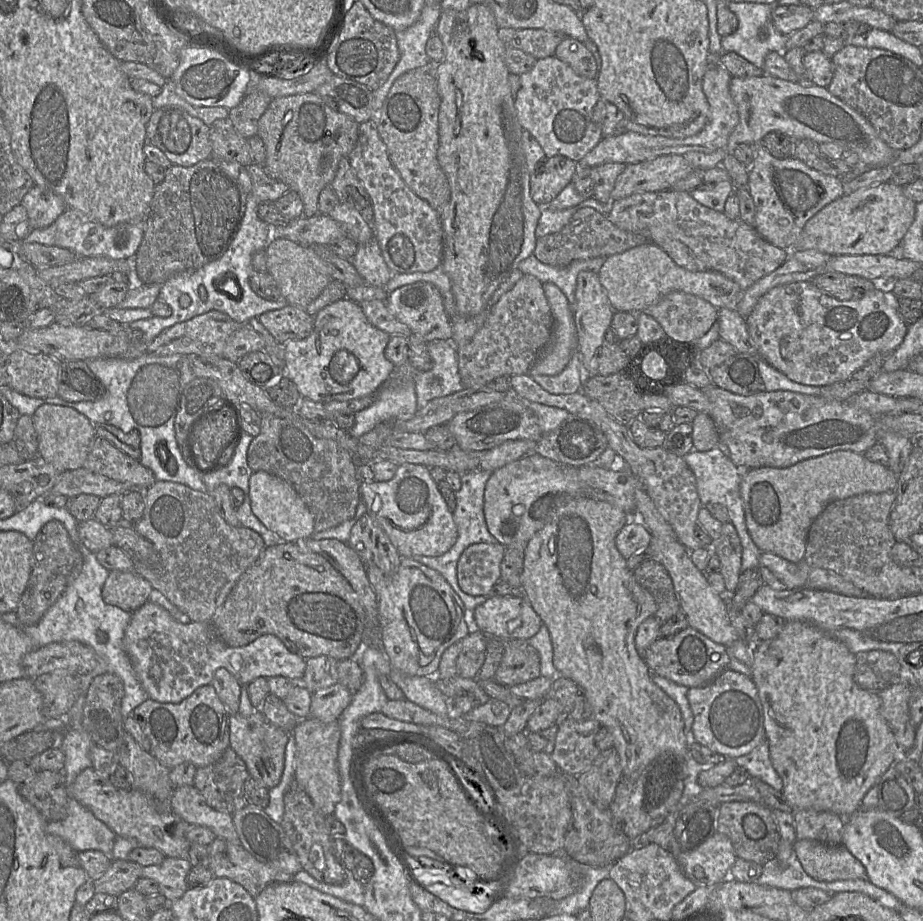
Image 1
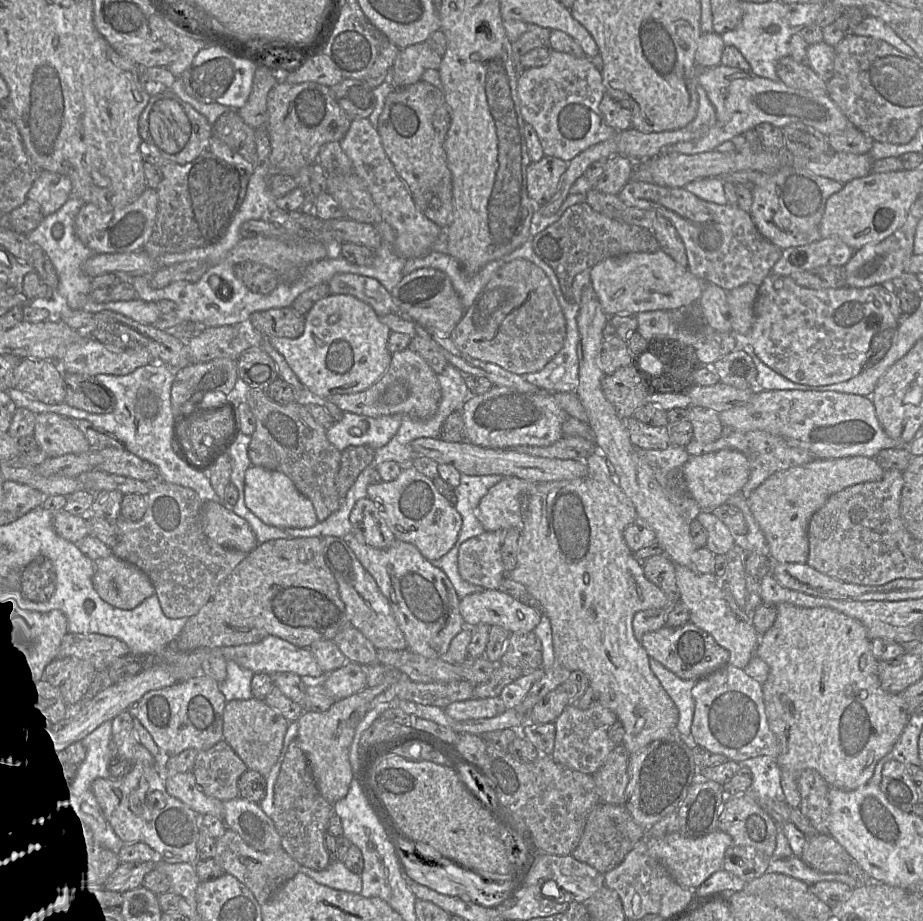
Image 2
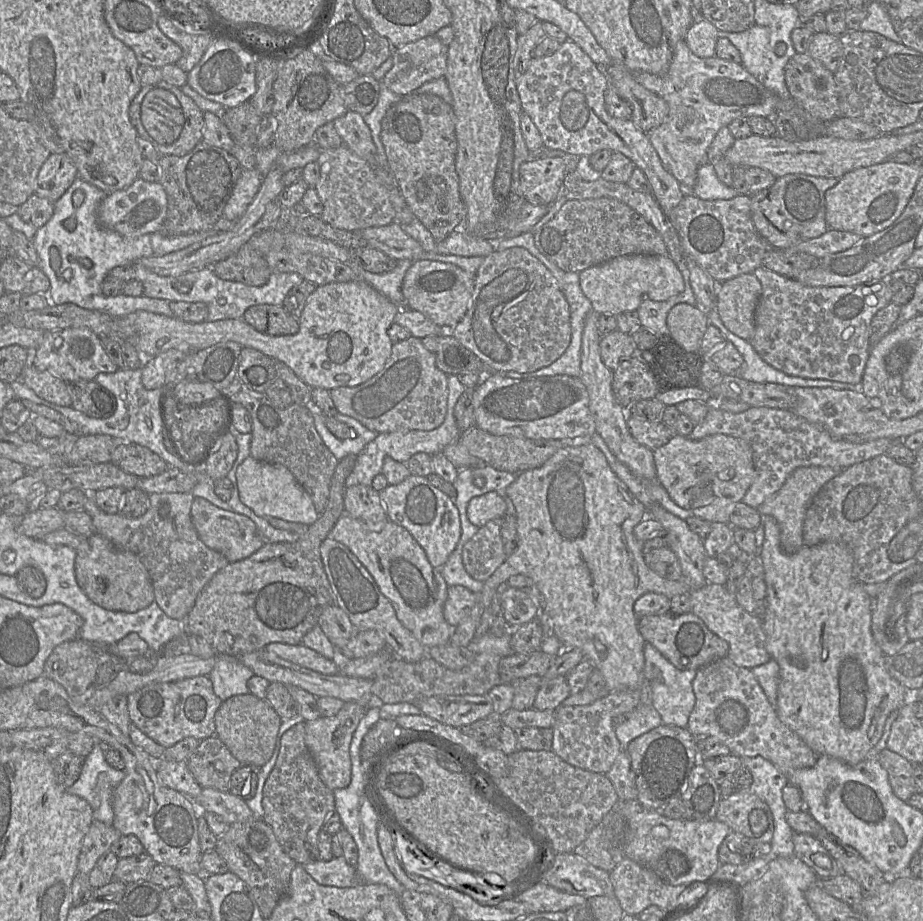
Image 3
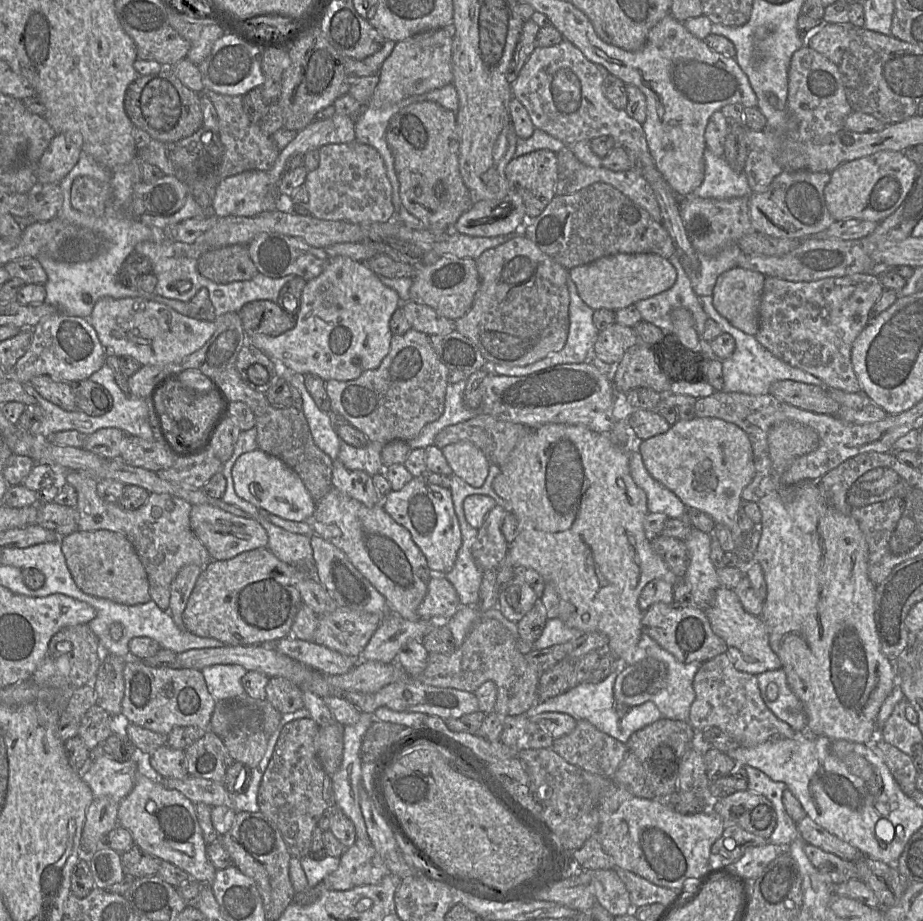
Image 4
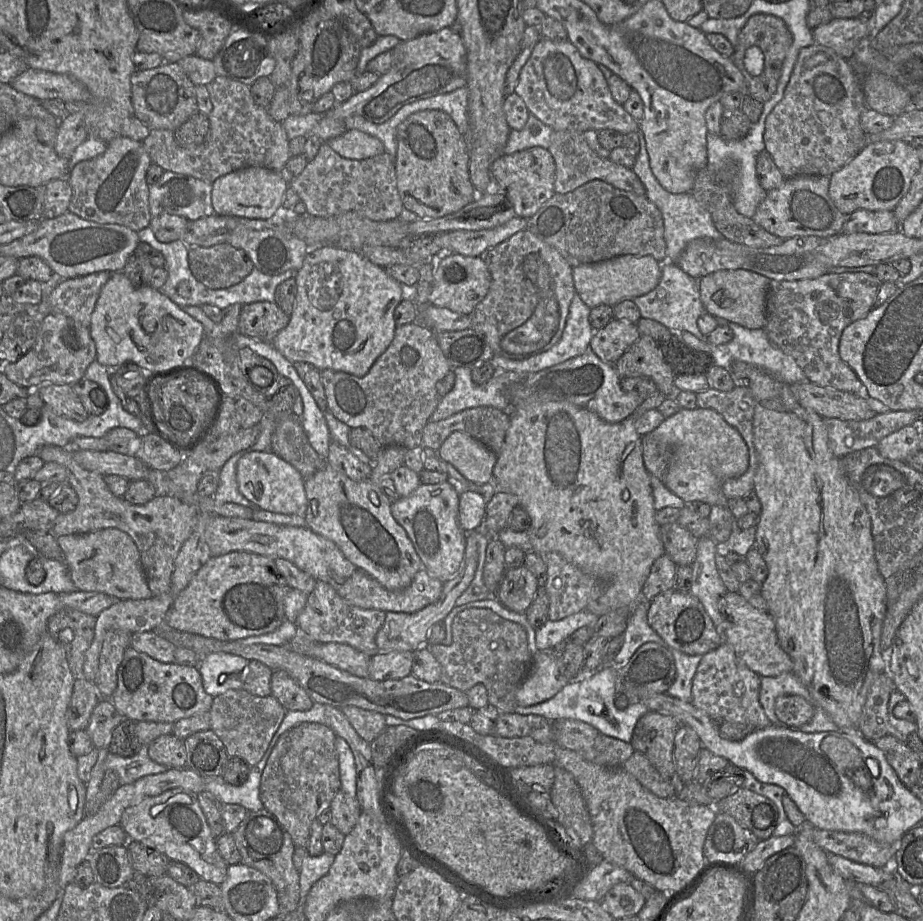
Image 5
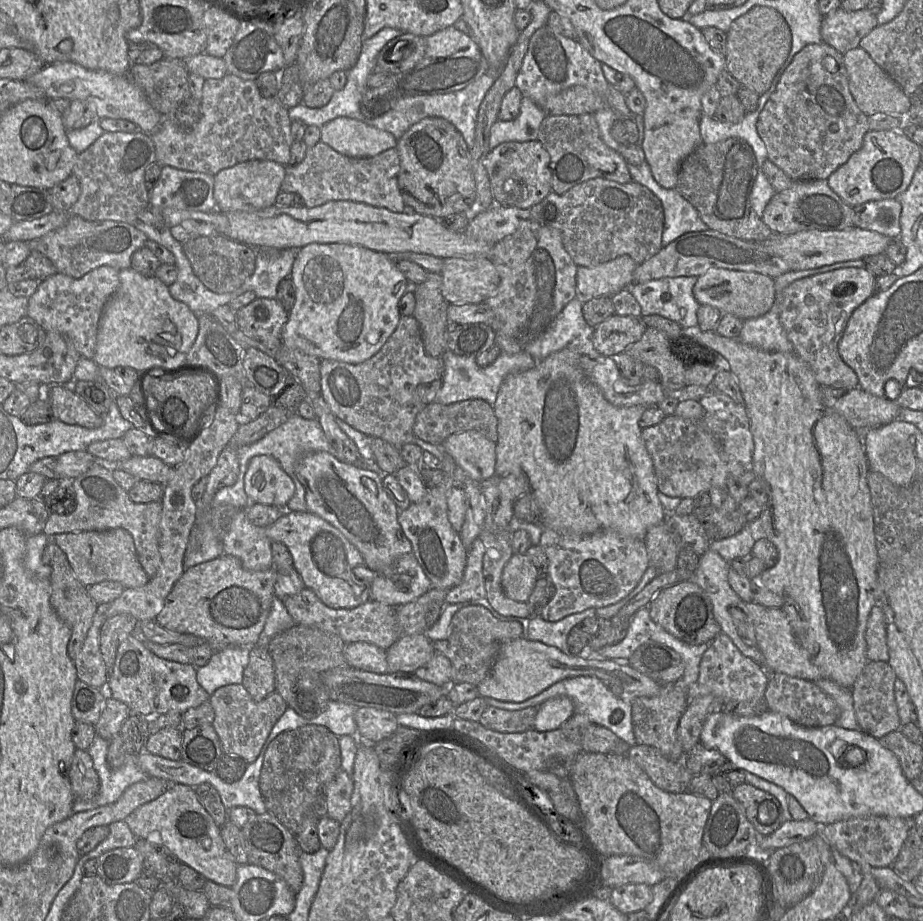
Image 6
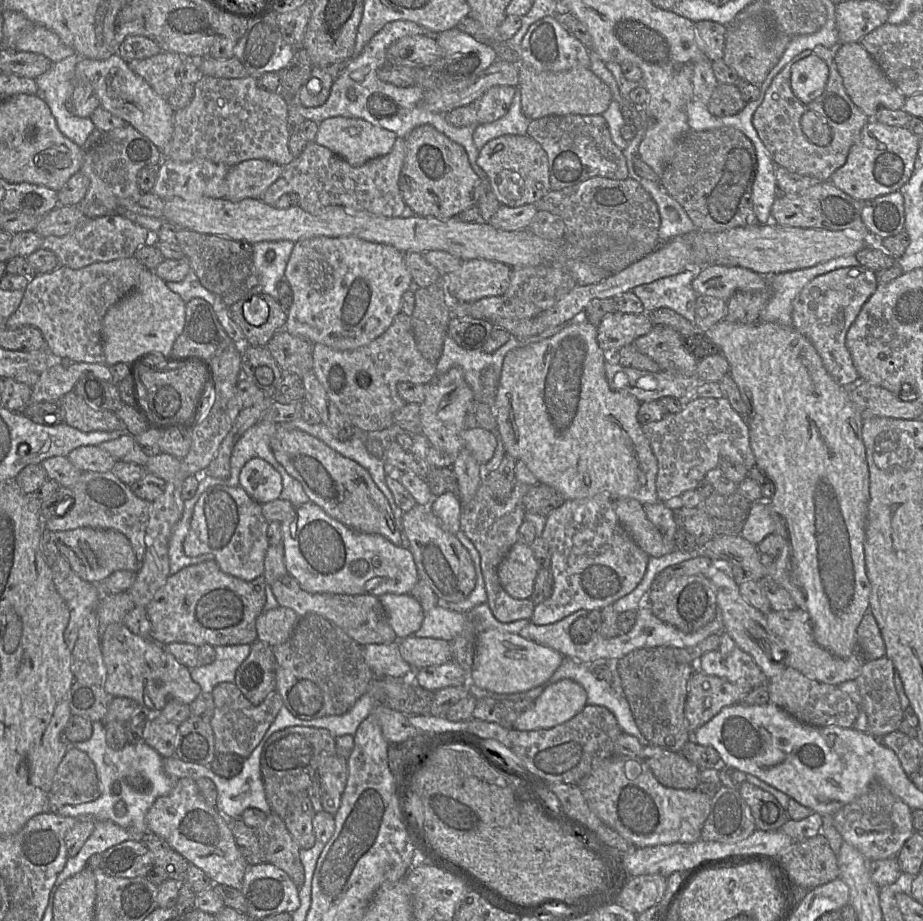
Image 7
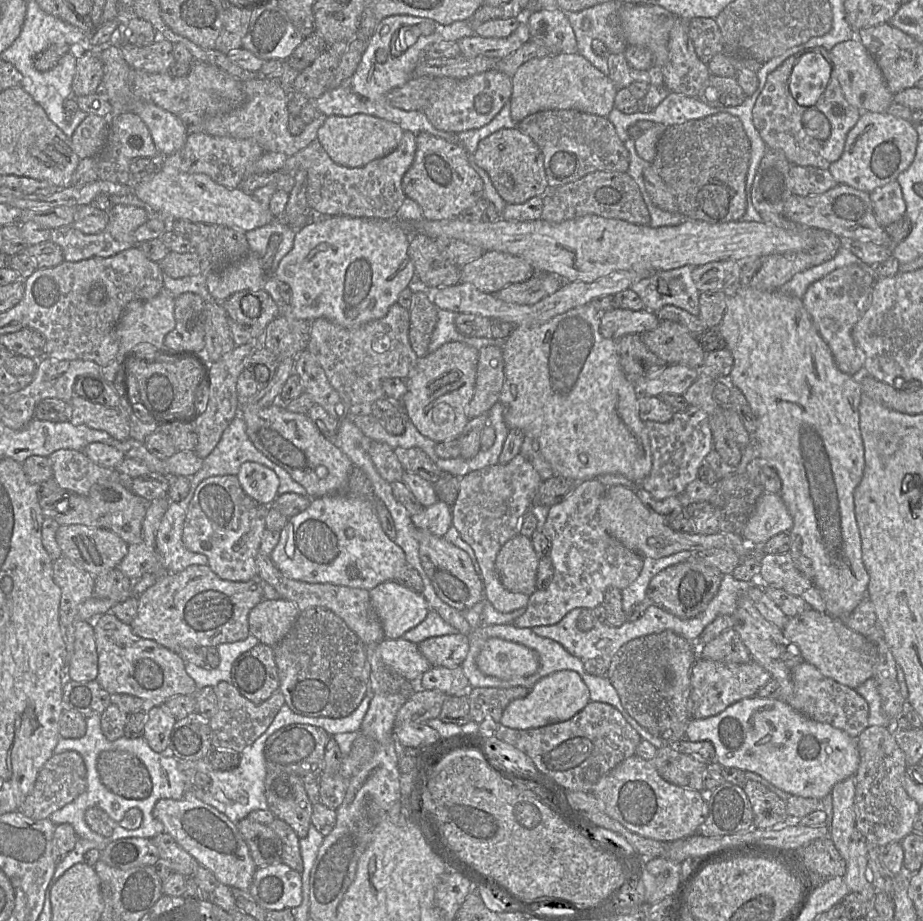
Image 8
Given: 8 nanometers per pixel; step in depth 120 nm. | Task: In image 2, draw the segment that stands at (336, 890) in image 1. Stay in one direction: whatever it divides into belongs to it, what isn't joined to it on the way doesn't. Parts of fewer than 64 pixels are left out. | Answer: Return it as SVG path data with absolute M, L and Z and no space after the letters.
M340 860L331 861L327 868L320 871L300 866L299 872L309 876L315 882L330 888L361 894L361 875L351 872Z

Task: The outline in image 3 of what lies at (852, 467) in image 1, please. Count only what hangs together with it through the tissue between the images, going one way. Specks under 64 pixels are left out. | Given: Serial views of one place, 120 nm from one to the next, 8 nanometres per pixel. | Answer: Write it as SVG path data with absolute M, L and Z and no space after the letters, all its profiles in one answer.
M822 466L799 467L789 475L779 491L757 507L761 516L772 516L778 522L780 545L785 554L794 554L804 545L802 528L808 507L820 489L842 470Z

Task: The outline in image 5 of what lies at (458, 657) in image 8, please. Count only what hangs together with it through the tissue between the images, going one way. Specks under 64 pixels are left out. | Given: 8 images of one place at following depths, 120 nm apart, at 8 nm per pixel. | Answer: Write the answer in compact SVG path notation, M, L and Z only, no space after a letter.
M392 651L371 657L368 678L376 681L401 679L412 674L414 651Z

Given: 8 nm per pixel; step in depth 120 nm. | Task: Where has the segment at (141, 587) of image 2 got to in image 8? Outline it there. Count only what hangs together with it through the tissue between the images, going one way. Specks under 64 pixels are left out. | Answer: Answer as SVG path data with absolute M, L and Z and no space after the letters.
M63 525L56 532L56 540L63 556L94 577L117 568L128 552L128 544L104 528Z

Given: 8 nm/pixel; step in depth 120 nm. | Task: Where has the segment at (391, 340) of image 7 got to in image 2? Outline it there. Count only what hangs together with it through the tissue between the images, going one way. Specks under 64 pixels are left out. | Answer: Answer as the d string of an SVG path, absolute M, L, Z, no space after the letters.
M410 348L392 354L389 368L371 387L357 393L335 394L328 398L343 412L372 418L401 414L413 419L427 420L437 412L441 401L438 375L426 361Z

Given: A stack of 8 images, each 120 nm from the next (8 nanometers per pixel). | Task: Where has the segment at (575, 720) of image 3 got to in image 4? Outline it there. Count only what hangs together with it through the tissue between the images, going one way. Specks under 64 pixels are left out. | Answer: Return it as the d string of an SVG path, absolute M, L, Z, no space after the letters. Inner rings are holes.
M647 657L635 664L628 665L617 676L614 684L616 703L639 706L666 685L667 666L664 662ZM586 720L577 721L576 727L571 733L555 739L552 749L568 763L605 778L613 778L614 773L628 753L626 744L601 732Z

